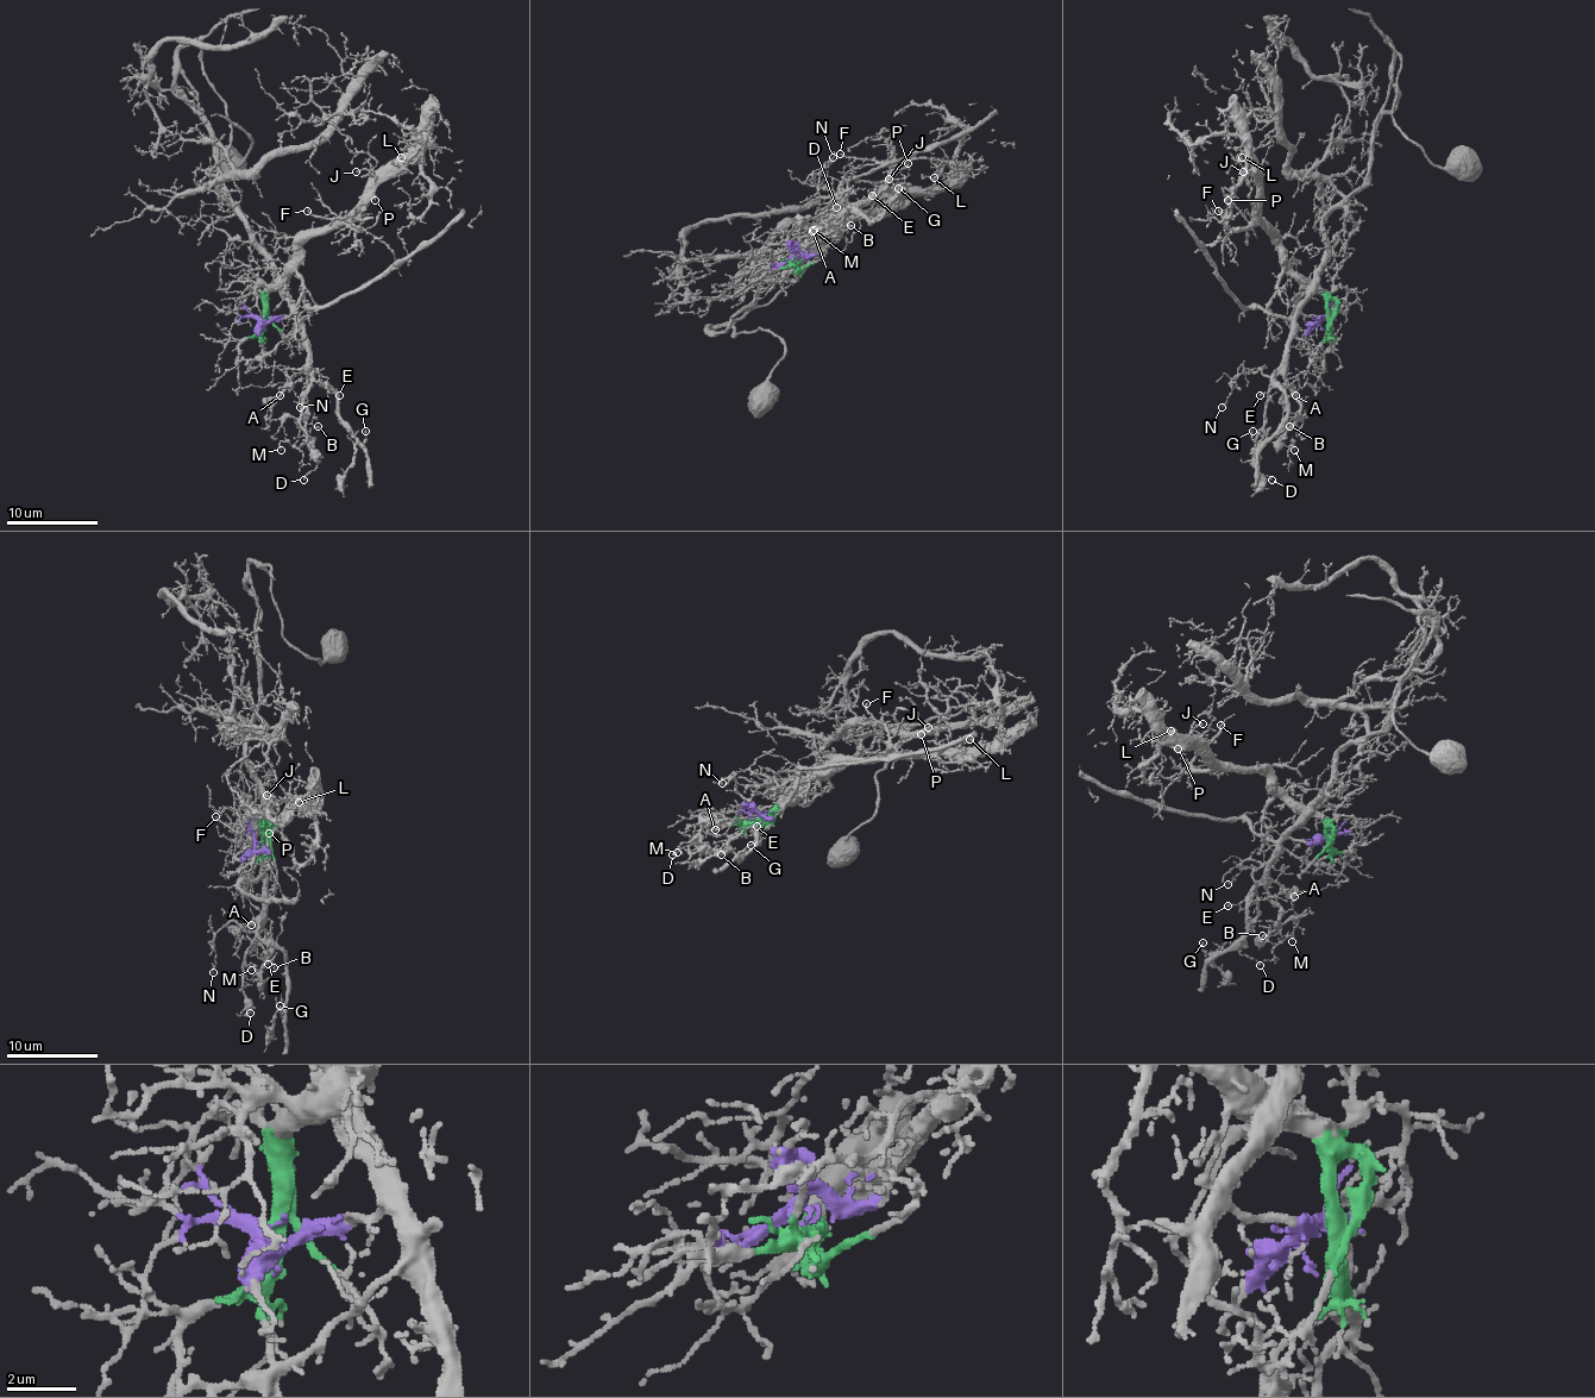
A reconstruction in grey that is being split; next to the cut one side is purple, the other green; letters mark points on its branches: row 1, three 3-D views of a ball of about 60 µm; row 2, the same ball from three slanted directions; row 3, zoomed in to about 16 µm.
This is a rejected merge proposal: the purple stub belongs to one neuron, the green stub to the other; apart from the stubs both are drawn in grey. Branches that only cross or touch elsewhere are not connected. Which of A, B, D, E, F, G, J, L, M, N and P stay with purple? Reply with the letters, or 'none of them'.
A, B, D, E, G, M, N

